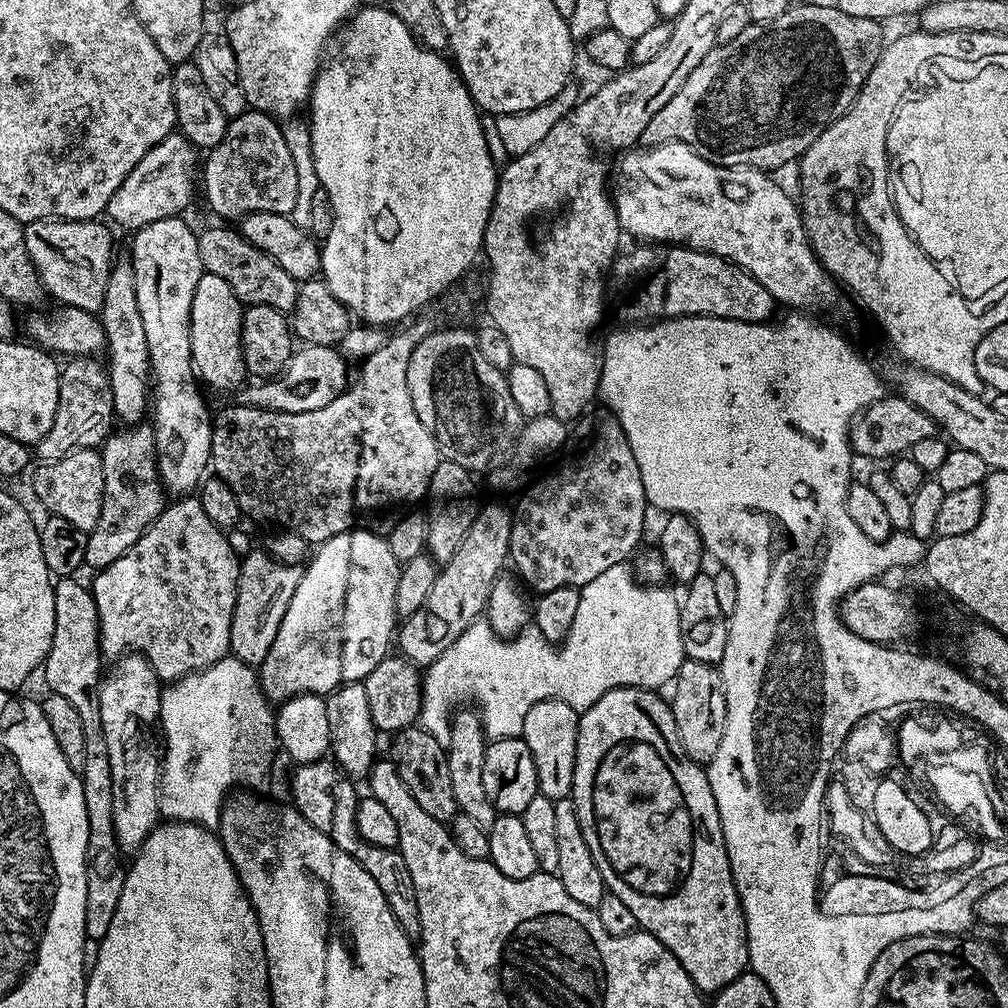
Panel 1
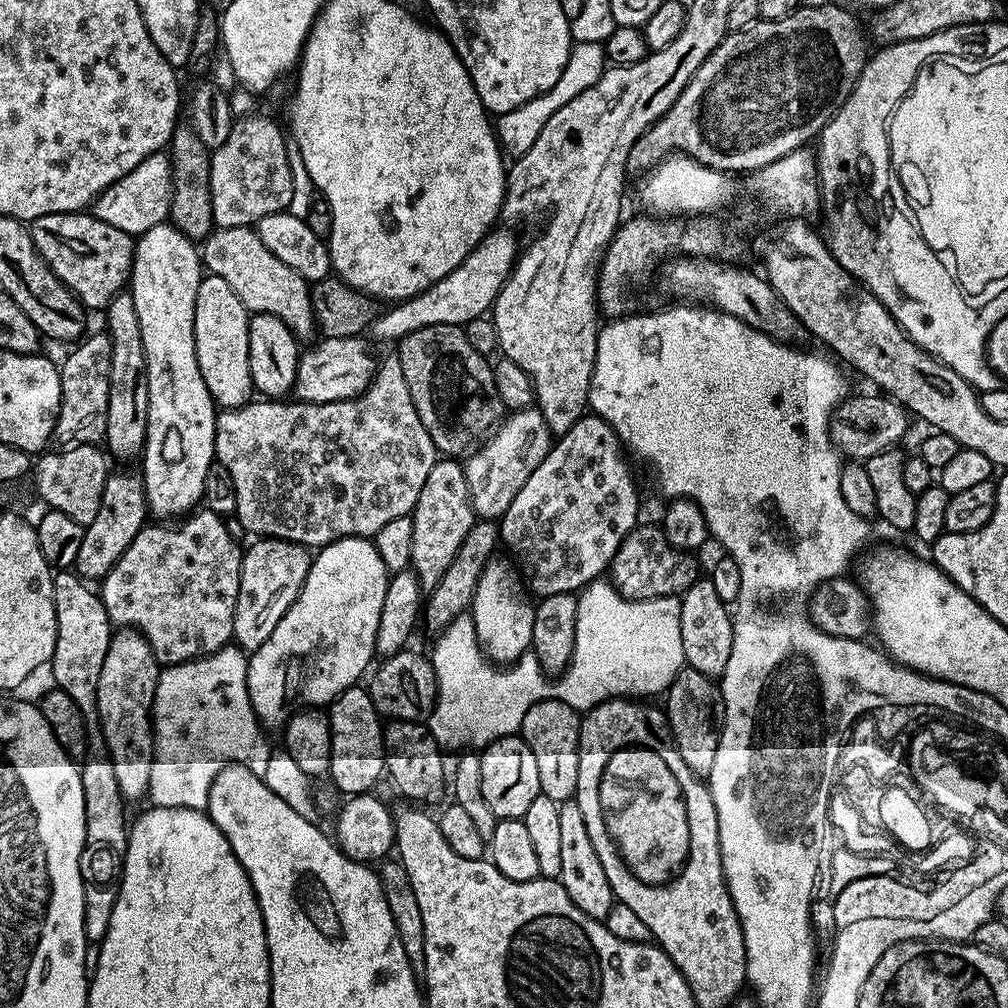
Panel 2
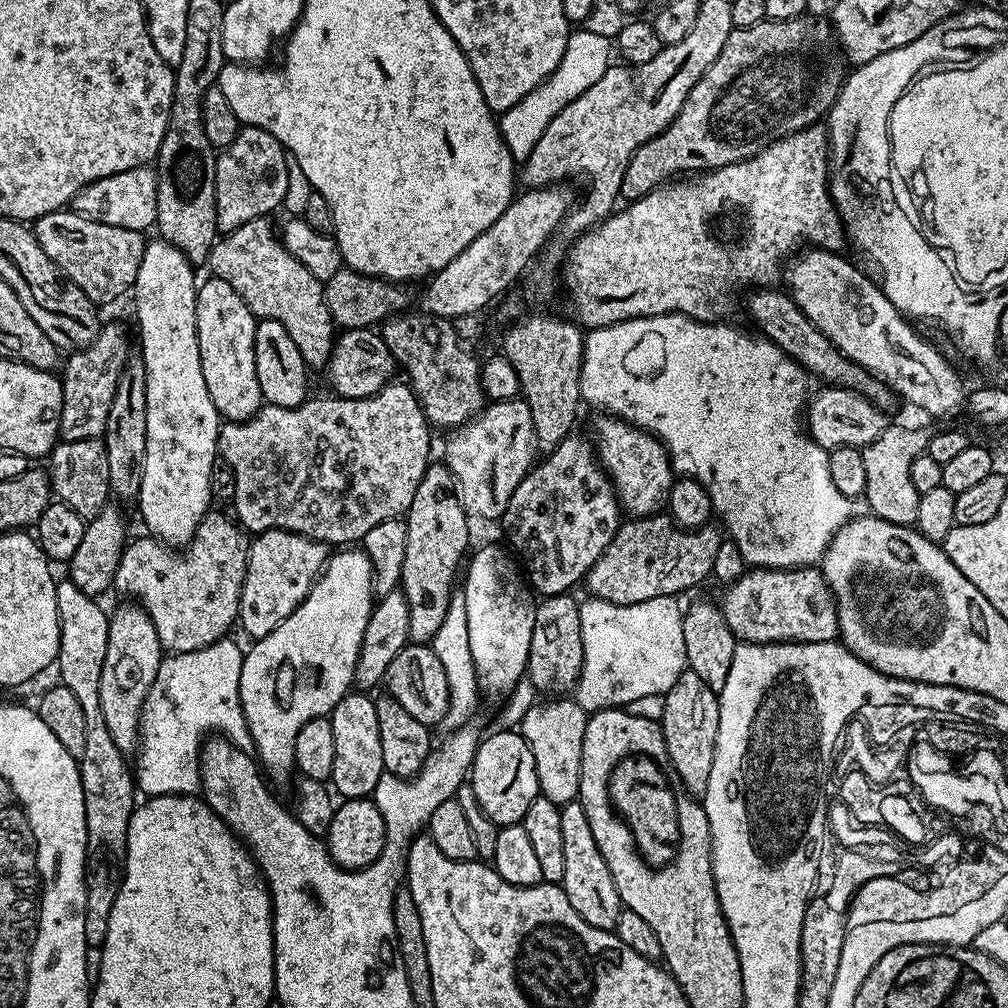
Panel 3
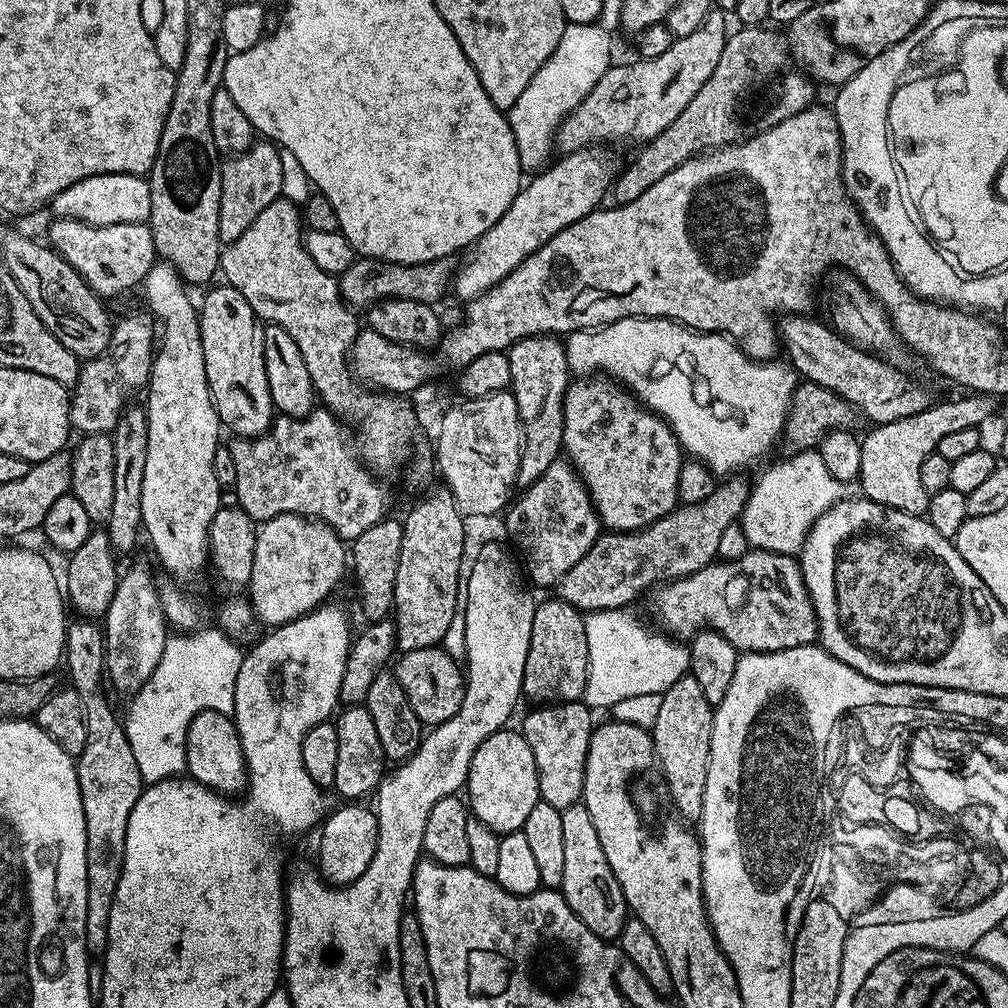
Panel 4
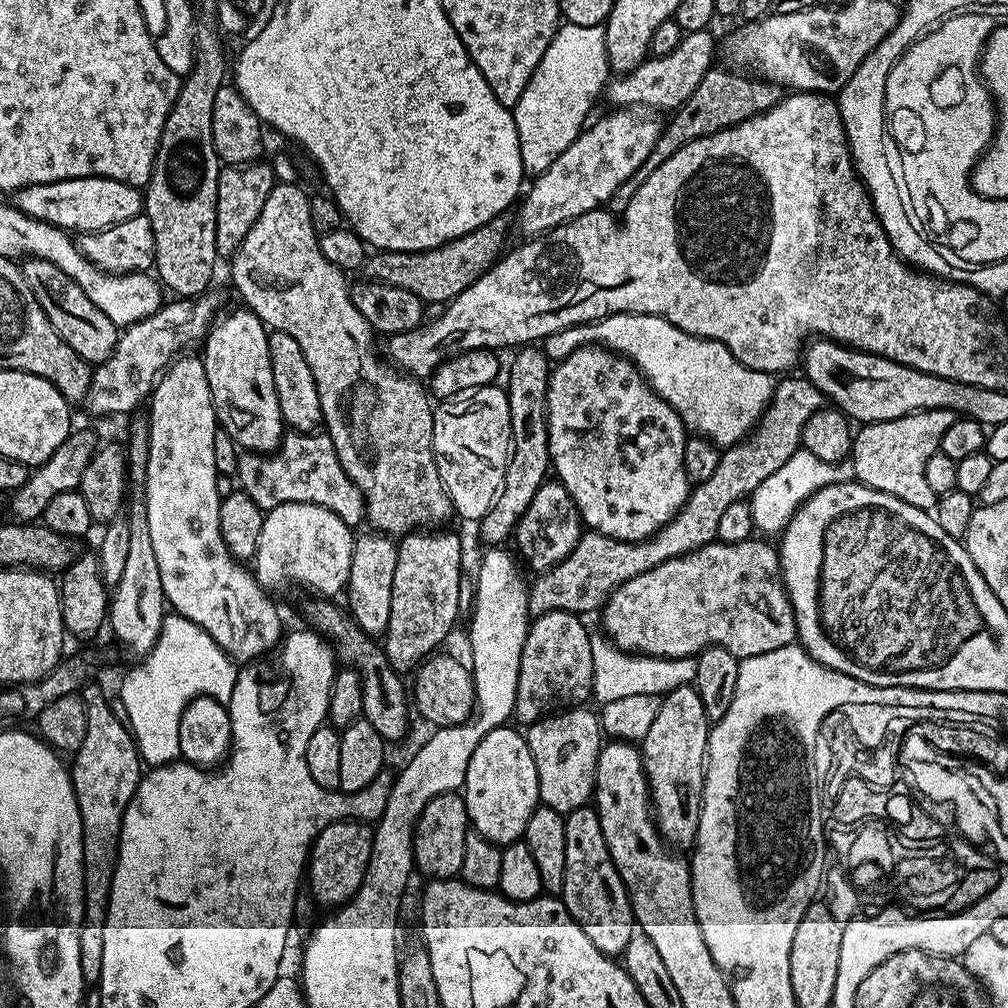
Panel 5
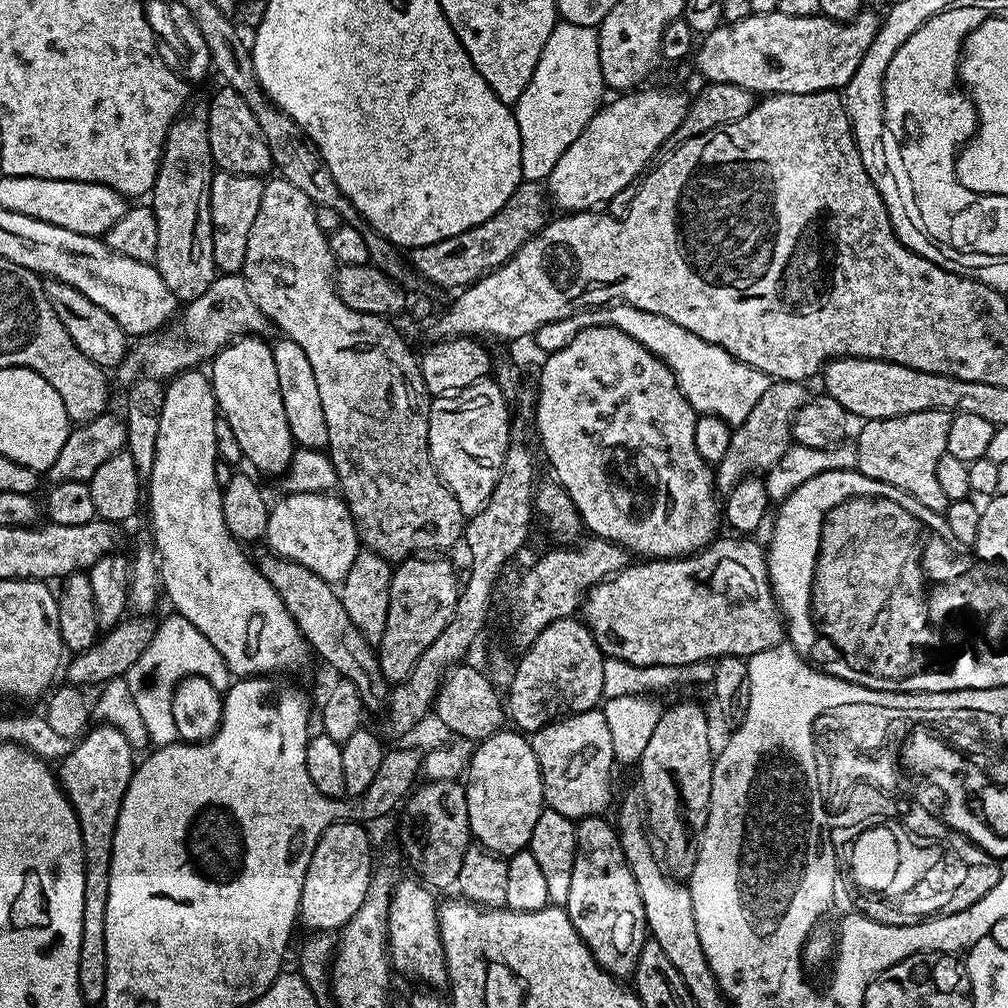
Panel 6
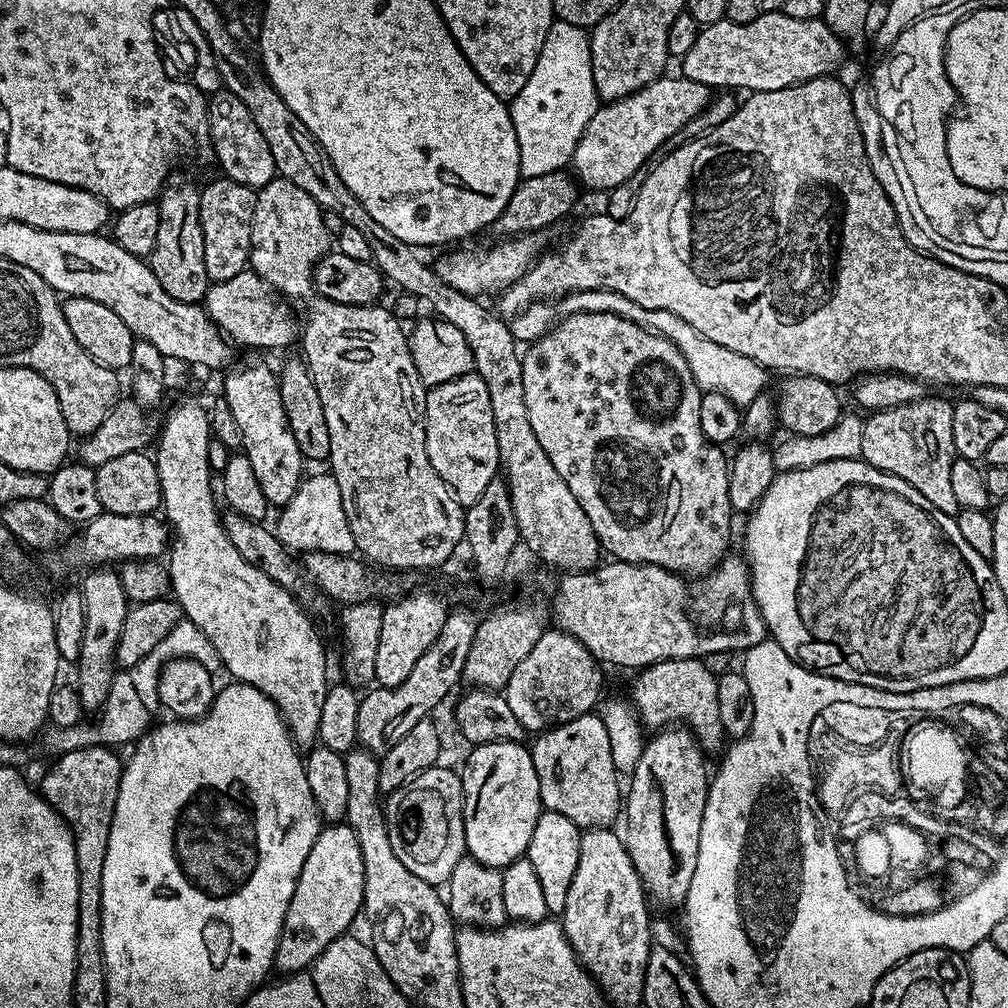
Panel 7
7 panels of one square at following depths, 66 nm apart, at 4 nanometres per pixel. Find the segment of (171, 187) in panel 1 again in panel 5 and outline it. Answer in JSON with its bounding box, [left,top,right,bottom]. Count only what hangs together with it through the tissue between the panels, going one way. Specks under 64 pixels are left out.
[14,176,145,234]

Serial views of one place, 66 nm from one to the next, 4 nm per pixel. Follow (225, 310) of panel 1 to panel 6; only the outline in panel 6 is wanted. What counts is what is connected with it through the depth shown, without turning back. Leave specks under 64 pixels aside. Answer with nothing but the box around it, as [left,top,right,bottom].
[211,335,294,477]

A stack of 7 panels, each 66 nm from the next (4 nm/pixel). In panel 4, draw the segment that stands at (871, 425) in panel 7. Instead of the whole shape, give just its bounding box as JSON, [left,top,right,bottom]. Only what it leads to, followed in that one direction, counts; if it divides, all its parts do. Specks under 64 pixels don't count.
[858,394,998,516]

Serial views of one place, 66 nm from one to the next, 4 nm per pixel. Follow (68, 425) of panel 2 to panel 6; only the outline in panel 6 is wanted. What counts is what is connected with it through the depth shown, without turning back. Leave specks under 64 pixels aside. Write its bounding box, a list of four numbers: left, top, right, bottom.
[126,274,270,382]

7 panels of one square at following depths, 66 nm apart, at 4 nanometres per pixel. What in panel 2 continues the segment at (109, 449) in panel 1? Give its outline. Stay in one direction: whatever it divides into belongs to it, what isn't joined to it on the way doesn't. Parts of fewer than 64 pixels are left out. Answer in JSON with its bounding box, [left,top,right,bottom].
[74,471,149,582]

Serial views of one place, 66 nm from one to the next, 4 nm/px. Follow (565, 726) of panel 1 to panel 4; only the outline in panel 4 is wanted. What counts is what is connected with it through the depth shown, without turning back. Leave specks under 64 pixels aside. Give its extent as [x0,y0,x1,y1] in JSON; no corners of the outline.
[522,702,594,810]

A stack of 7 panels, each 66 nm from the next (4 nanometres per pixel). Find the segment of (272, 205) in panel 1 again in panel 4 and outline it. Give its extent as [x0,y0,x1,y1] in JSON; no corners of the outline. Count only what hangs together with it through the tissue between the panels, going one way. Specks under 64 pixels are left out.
[218,142,284,245]

